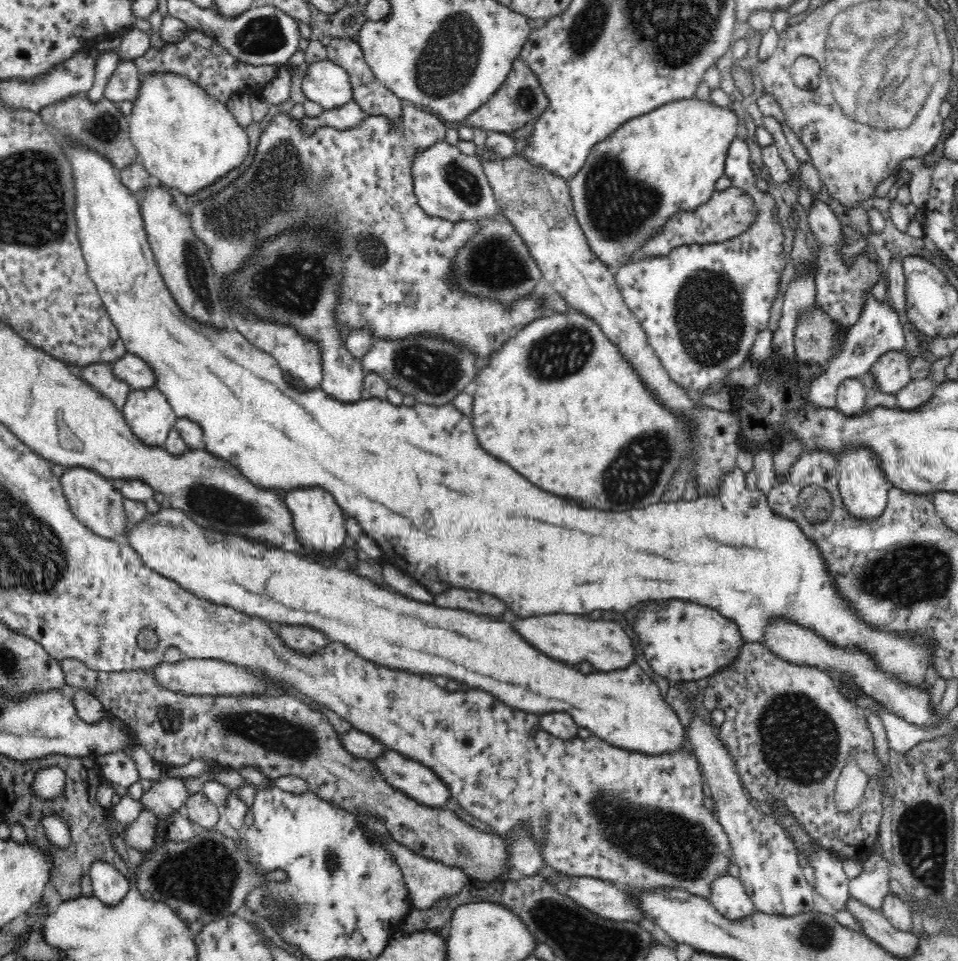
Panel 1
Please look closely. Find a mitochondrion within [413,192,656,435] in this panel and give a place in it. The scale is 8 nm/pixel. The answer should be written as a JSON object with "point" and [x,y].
{"point":[562,353]}

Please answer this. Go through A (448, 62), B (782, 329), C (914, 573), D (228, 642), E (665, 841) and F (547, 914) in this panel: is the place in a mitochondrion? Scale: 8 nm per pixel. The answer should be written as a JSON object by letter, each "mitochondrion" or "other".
{"A":"mitochondrion","B":"other","C":"mitochondrion","D":"other","E":"mitochondrion","F":"mitochondrion"}

